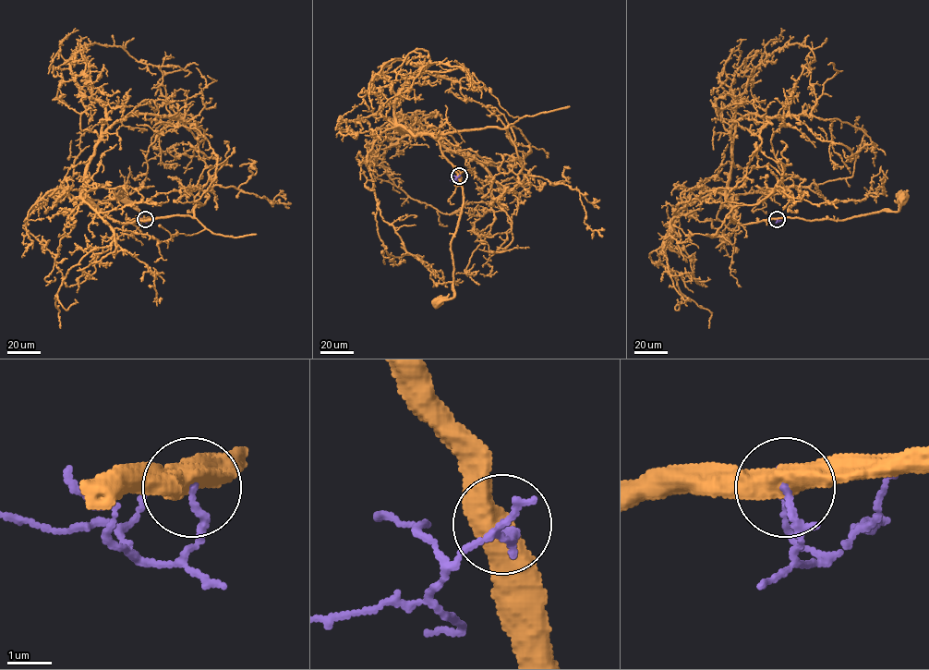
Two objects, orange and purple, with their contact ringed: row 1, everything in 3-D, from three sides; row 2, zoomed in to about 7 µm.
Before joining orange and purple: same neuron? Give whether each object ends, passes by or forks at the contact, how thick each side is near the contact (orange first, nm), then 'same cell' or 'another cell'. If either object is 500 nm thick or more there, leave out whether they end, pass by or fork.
calibres 550 and 150 nm; another cell

